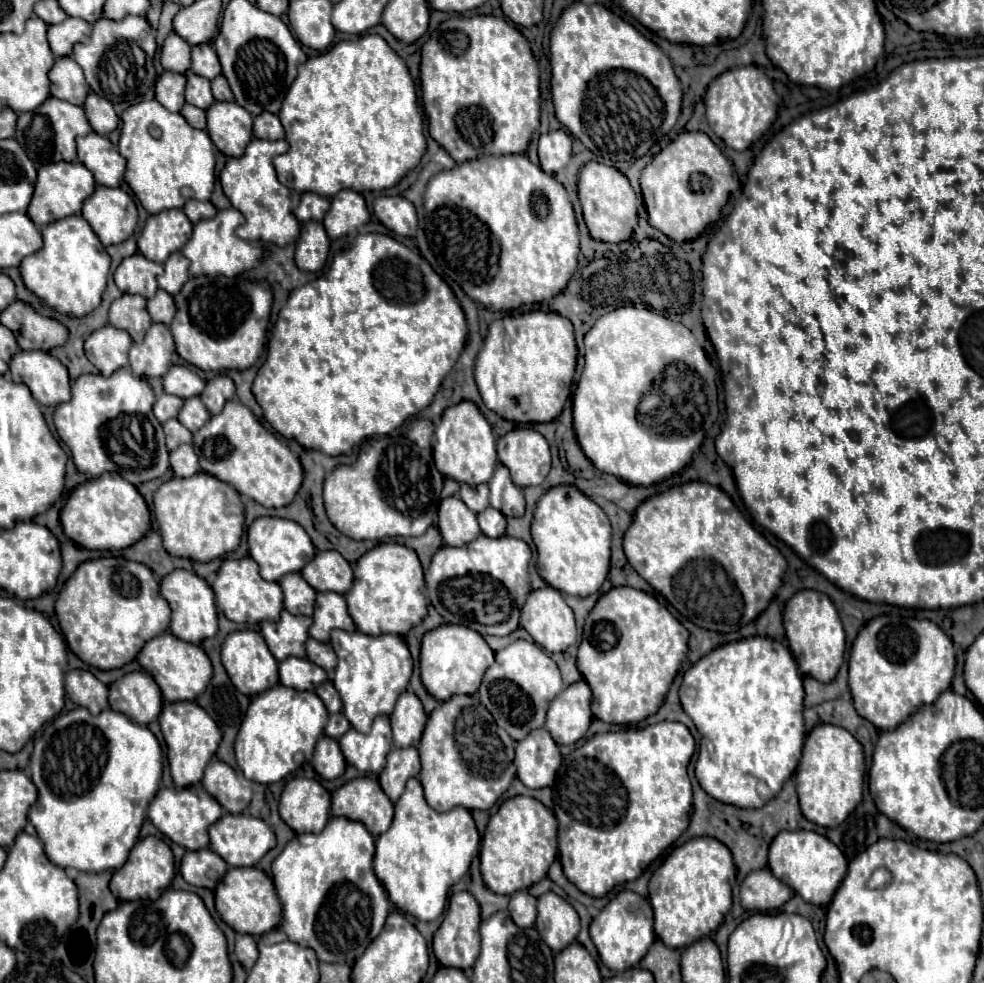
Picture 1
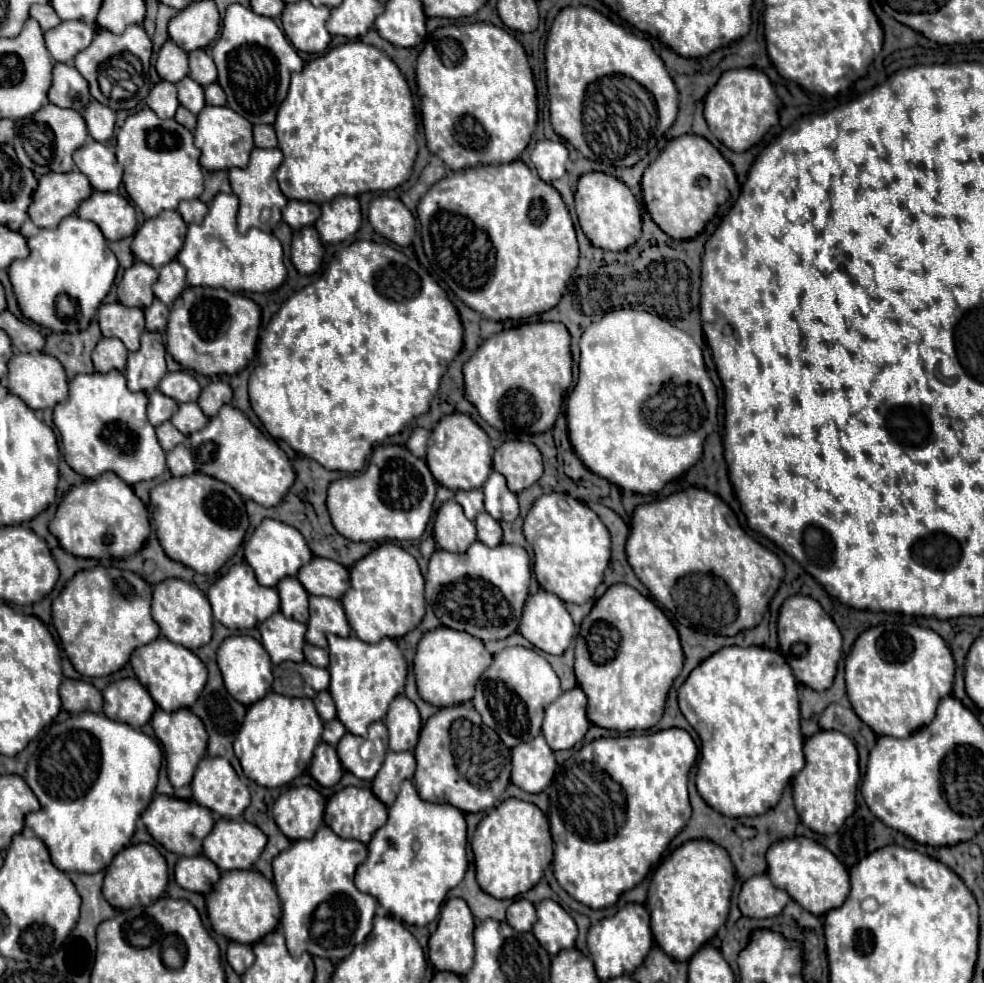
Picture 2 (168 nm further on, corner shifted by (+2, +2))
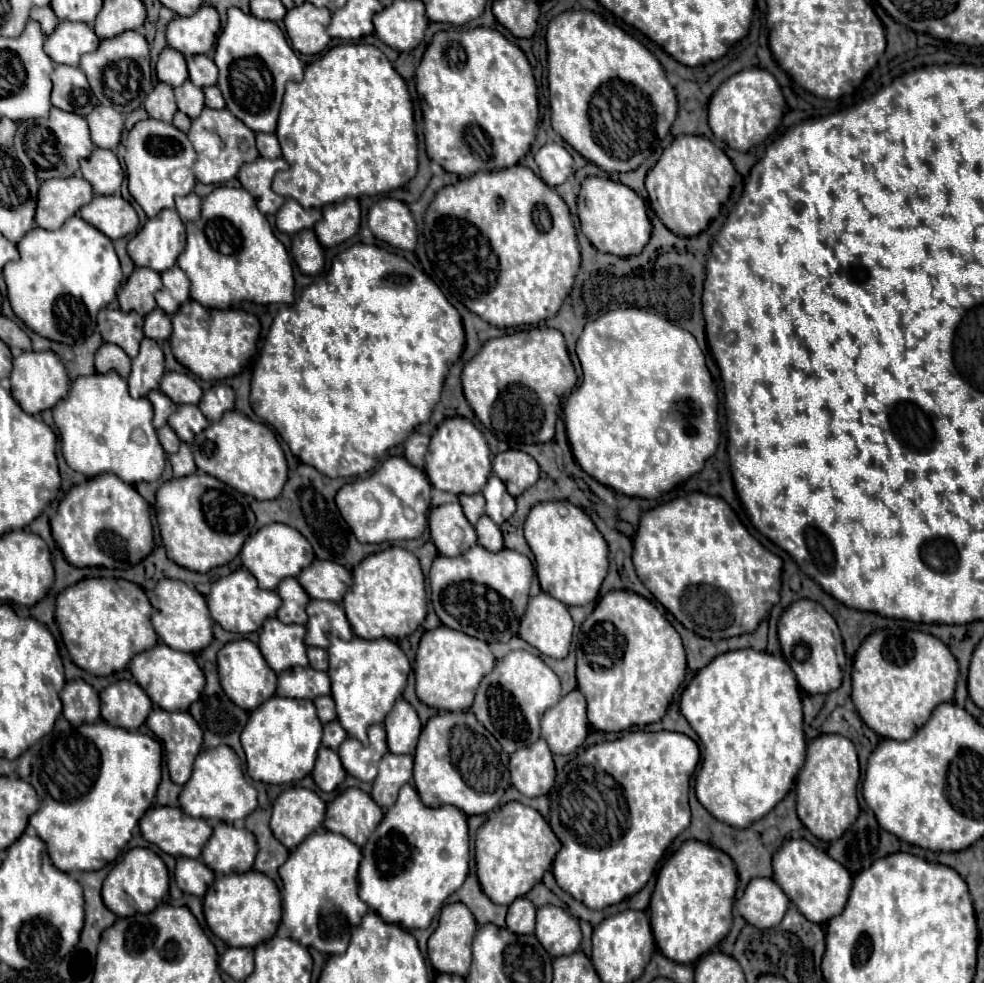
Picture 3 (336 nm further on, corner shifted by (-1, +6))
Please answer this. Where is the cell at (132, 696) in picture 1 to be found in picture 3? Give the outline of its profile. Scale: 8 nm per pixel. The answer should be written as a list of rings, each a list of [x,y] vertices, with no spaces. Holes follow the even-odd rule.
[[[117,681],[105,687],[99,697],[101,719],[113,723],[113,727],[125,727],[127,731],[137,731],[153,707],[145,691],[133,681]]]

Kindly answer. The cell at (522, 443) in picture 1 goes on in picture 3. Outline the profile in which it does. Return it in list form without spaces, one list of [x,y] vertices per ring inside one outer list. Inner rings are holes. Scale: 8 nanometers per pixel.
[[[509,449],[505,453],[495,455],[493,473],[505,483],[509,495],[519,497],[525,489],[529,489],[531,485],[537,483],[539,465],[531,455]]]

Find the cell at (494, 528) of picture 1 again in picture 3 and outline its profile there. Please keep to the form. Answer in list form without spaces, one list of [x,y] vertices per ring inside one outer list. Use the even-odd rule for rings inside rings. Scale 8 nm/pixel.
[[[487,515],[477,521],[475,531],[477,531],[477,543],[481,543],[481,547],[485,547],[487,551],[501,551],[503,549],[501,529]]]

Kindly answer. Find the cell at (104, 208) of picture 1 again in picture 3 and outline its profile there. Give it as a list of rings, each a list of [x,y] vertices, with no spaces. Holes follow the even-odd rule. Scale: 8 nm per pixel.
[[[95,195],[79,215],[111,241],[135,233],[139,225],[135,209],[121,195]]]

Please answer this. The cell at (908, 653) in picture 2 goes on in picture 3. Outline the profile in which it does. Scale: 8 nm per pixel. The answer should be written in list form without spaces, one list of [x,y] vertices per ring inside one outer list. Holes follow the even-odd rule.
[[[883,629],[871,633],[855,653],[851,699],[859,717],[879,737],[905,741],[927,723],[939,703],[953,701],[957,673],[955,657],[937,637],[923,631]]]

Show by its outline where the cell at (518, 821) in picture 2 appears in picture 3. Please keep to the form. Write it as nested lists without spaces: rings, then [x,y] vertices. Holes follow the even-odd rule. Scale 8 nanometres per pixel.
[[[515,801],[503,805],[479,827],[475,837],[477,877],[483,893],[497,905],[511,905],[517,897],[523,897],[535,883],[541,881],[559,849],[559,839],[539,811]]]

